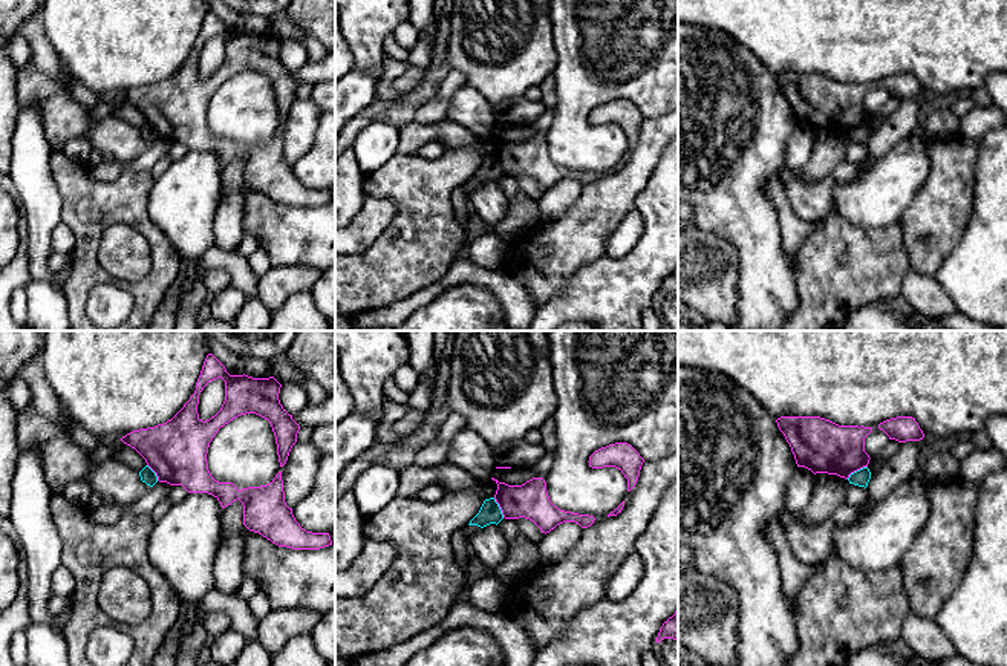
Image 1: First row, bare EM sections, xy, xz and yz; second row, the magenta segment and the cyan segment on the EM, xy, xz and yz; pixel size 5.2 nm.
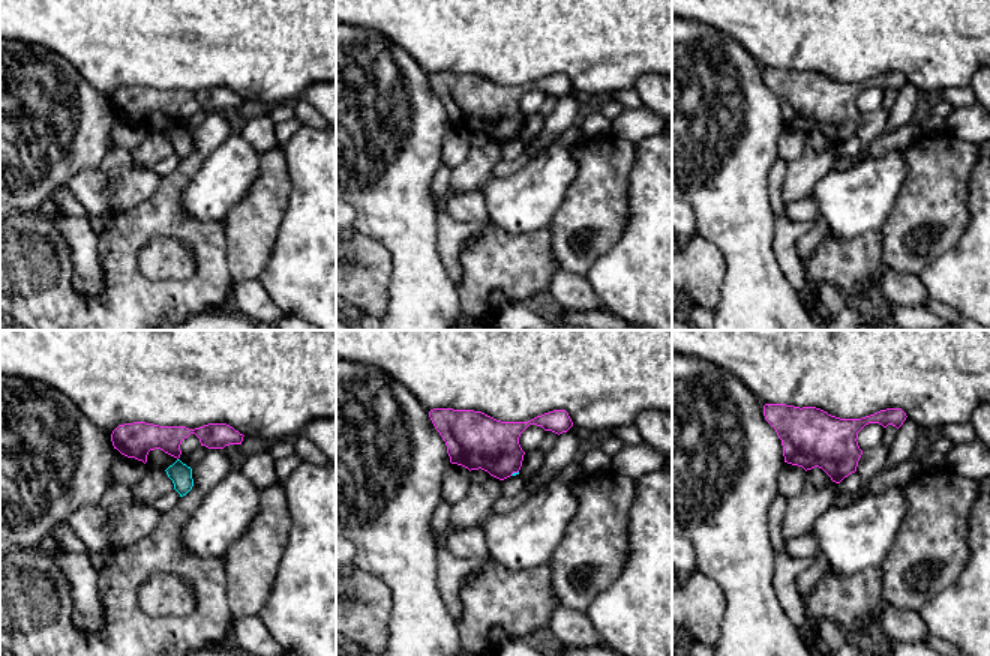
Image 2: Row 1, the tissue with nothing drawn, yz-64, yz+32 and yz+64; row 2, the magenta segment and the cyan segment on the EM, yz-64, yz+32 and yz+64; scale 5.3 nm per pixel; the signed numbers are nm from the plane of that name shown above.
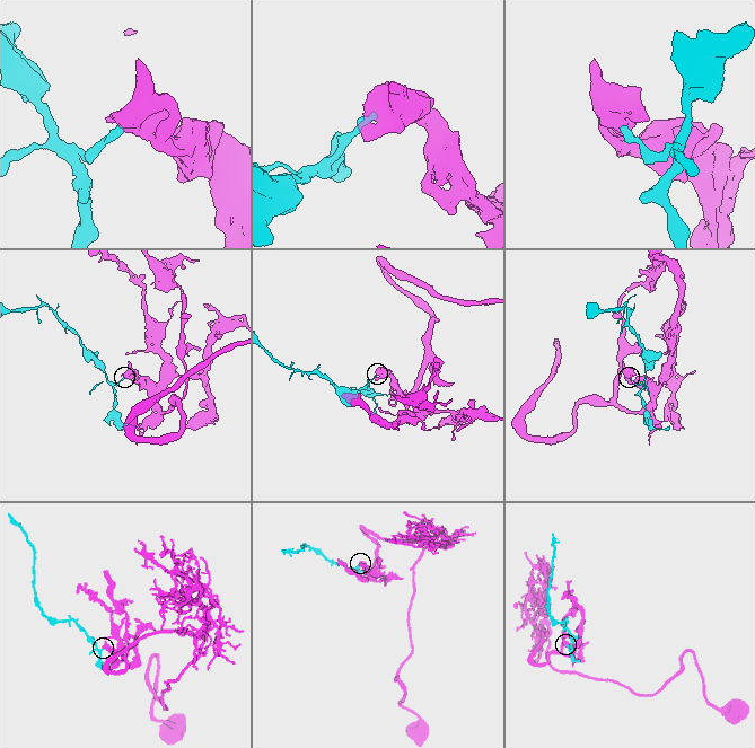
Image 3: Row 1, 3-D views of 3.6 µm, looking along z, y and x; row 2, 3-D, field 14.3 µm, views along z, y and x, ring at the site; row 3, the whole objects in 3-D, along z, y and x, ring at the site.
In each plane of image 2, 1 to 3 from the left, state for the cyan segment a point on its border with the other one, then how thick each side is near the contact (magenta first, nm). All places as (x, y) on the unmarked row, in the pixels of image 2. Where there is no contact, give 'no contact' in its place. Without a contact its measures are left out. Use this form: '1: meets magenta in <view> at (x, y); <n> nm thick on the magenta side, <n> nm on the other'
1: no contact
2: meets magenta in yz+32 at (513, 135); 280 nm thick on the magenta side, 20 nm on the other
3: no contact

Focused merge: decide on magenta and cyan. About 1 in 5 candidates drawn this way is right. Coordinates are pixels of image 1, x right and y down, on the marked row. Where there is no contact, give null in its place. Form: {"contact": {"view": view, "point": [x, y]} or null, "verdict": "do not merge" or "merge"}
{"contact": {"view": "yz", "point": [856, 470]}, "verdict": "do not merge"}

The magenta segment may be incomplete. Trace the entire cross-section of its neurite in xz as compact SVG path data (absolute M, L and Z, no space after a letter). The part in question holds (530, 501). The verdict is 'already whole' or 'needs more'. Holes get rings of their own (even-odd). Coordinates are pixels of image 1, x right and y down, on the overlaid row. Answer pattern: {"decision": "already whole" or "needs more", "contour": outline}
{"decision": "already whole", "contour": "M491 478L497 484L494 495L505 519L525 517L533 521L542 533L549 533L563 522L575 522L582 528L594 524L595 517L557 508L548 496L543 478L533 478L522 485L508 485Z"}

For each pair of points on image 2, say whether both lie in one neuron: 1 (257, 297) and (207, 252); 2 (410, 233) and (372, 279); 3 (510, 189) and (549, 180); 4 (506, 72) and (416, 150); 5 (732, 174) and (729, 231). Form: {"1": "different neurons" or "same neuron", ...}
{"1": "different neurons", "2": "different neurons", "3": "same neuron", "4": "different neurons", "5": "same neuron"}

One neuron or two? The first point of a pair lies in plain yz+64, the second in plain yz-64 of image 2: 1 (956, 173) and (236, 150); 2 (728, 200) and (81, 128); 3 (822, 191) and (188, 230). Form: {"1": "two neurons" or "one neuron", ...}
{"1": "two neurons", "2": "one neuron", "3": "two neurons"}

